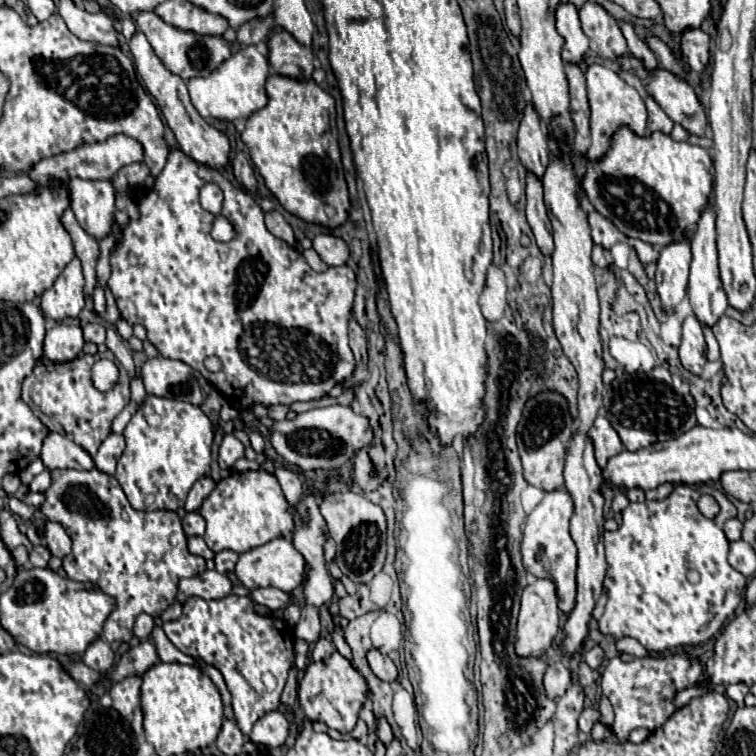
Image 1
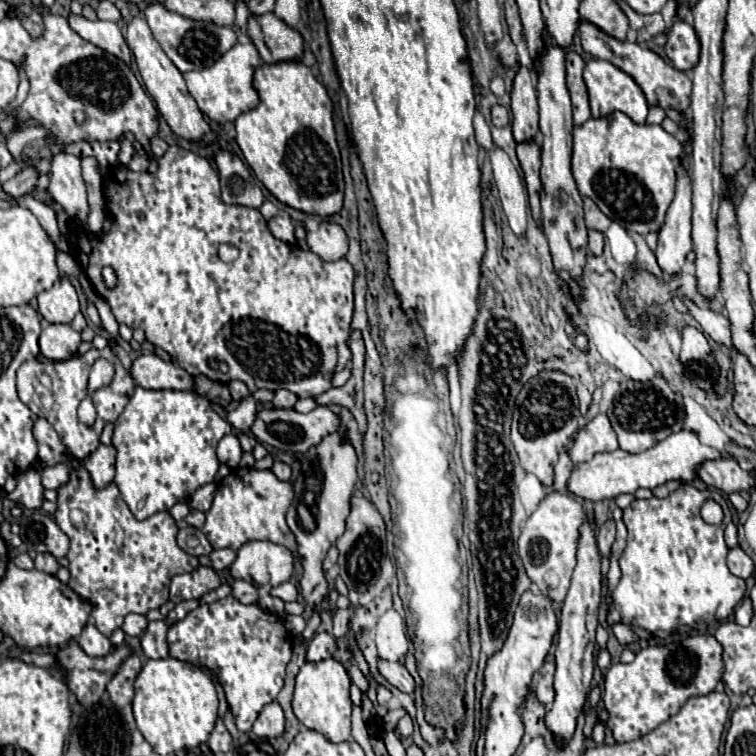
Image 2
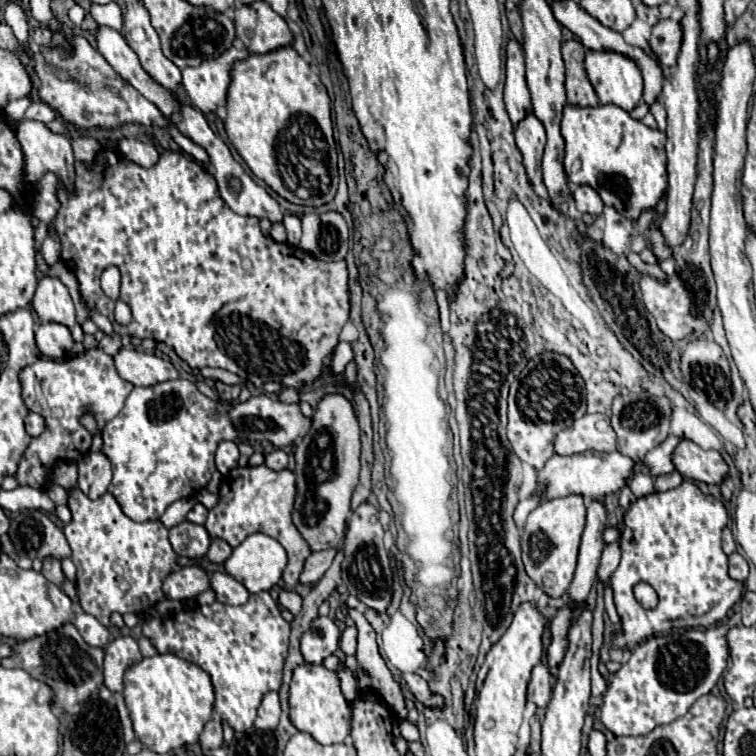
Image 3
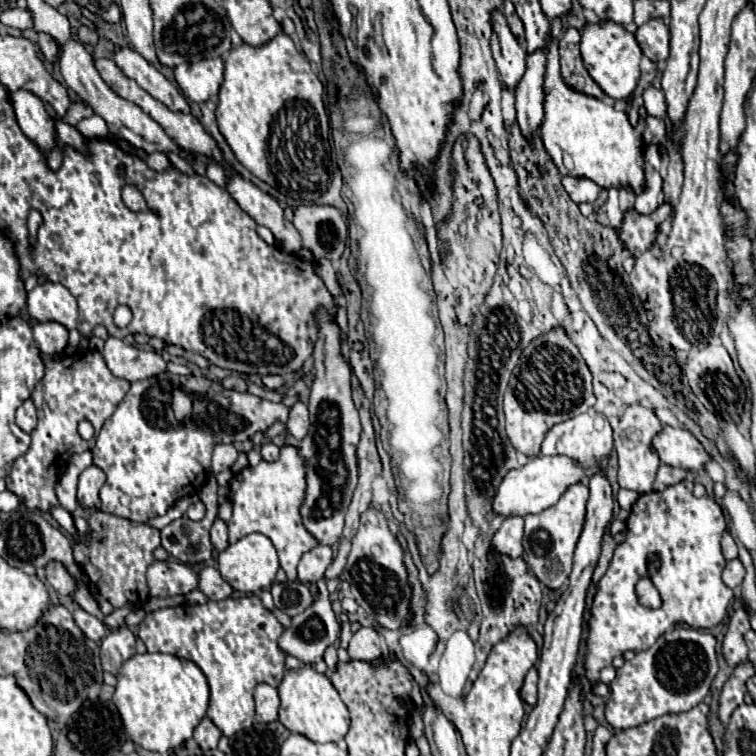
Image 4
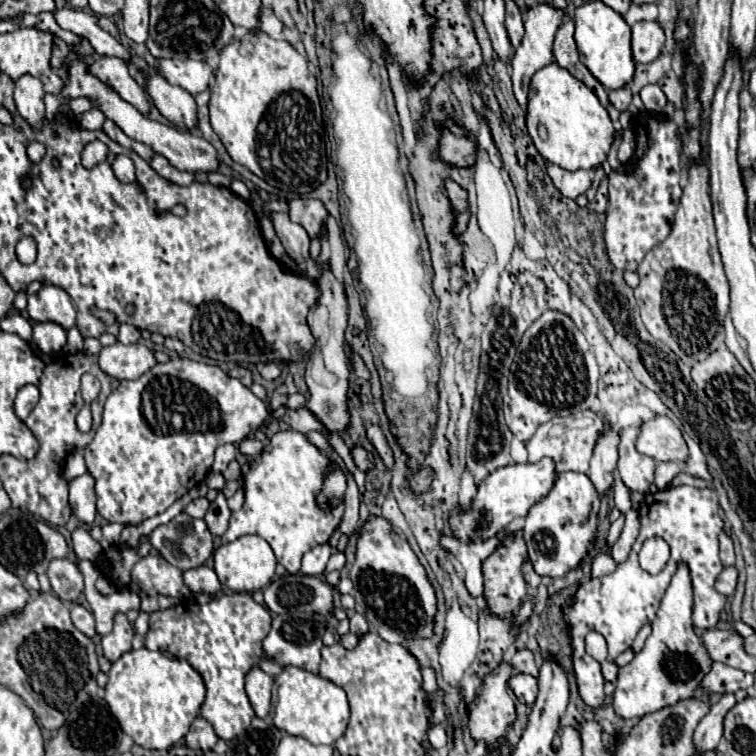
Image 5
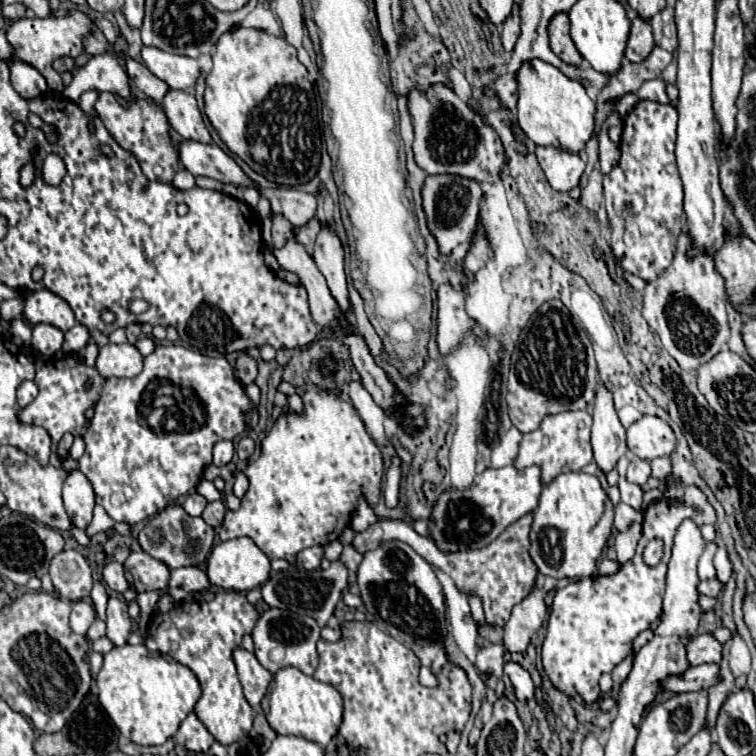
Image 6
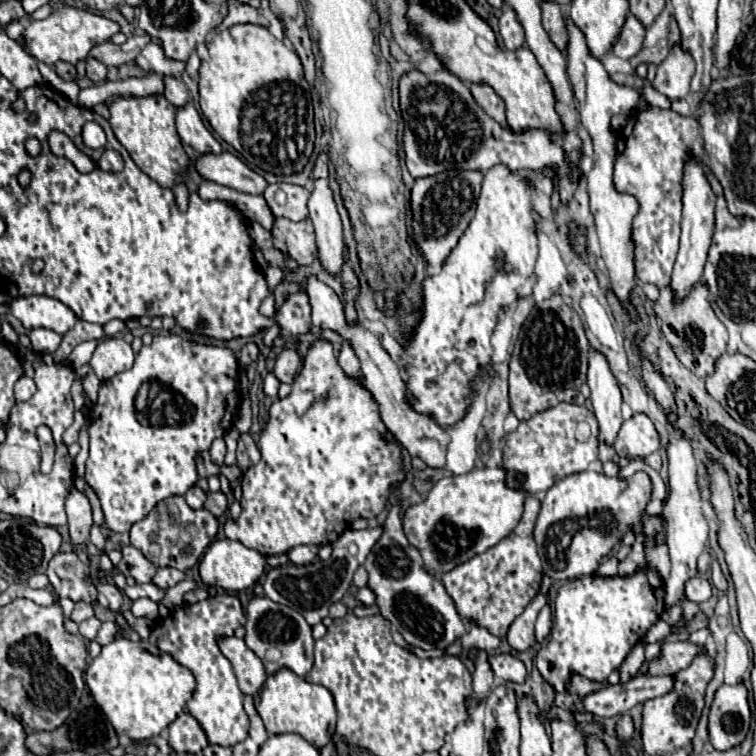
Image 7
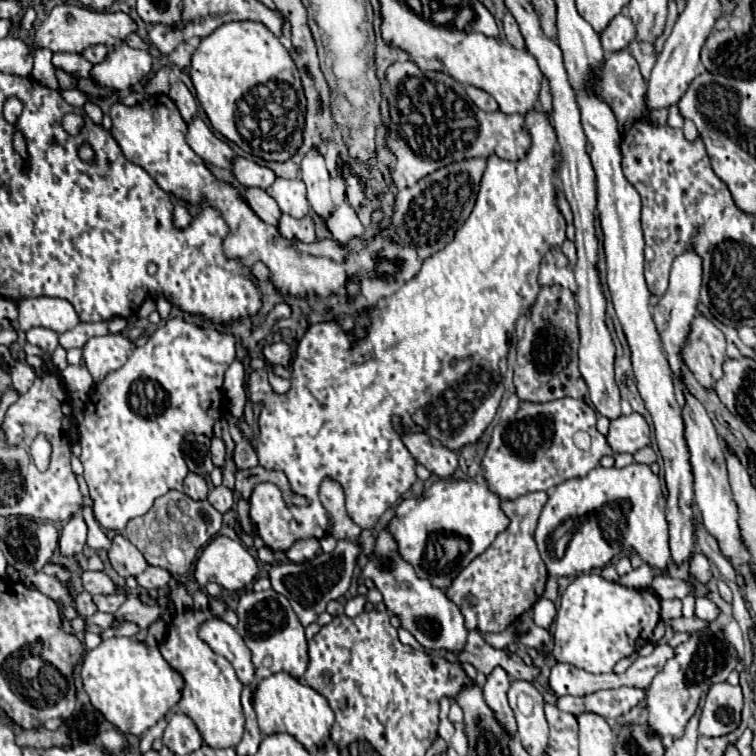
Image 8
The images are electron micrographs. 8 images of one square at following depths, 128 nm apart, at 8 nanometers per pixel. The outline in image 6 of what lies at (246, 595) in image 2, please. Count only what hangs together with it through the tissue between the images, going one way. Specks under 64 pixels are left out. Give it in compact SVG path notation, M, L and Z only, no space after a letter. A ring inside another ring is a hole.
M198 566L190 568L176 568L170 572L170 586L172 588L182 588L186 592L202 592L210 588L210 580L204 570Z

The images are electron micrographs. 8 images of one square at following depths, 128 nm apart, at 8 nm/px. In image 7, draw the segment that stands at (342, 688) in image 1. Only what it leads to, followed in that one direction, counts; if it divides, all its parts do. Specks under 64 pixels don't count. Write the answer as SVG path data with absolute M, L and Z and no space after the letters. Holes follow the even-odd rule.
M282 668L268 676L260 699L257 694L254 701L268 734L294 732L294 734L300 734L318 750L330 742L332 730L336 726L336 704L328 688L322 688L320 684L312 684L306 678L290 672L288 668Z

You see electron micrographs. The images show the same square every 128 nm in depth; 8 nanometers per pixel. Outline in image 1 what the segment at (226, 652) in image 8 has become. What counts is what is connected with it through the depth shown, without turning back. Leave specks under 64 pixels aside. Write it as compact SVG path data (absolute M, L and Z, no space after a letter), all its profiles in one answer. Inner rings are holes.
M268 712L258 720L258 724L254 724L250 740L254 744L266 744L278 748L288 738L288 732L290 732L290 722L286 720L286 716L282 716L280 712Z

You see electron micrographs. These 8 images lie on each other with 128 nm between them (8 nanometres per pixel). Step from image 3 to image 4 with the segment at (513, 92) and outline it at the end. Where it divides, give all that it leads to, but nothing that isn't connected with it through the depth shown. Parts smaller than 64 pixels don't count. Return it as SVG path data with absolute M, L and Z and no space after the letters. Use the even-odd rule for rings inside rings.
M502 12L492 14L494 34L490 38L492 54L506 90L516 92L518 80L522 80L522 72L526 72L526 52L520 48L518 40L508 28L508 22Z

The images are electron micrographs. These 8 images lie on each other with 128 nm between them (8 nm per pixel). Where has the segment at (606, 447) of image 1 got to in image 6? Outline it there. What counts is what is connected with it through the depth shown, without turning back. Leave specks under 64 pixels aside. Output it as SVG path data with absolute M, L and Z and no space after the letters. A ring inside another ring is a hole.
M562 412L556 416L546 416L538 430L524 434L520 442L518 458L514 460L516 468L526 468L532 464L542 466L542 482L548 484L554 476L562 472L578 472L586 464L592 462L592 448L590 448L590 426L592 418L588 412Z

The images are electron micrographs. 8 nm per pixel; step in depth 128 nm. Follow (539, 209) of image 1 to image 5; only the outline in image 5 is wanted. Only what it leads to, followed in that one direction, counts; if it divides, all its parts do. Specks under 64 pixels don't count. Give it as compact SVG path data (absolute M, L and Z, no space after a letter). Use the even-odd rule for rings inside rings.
M532 4L530 10L526 12L526 16L524 16L526 34L524 34L522 44L516 48L516 54L514 54L512 62L510 62L514 94L516 94L516 100L520 104L524 104L524 106L526 106L528 90L530 90L530 76L534 76L534 72L538 72L538 68L544 68L550 62L554 62L552 44L554 44L554 34L558 30L558 26L562 24L562 18L564 18L564 12L556 10L552 4Z

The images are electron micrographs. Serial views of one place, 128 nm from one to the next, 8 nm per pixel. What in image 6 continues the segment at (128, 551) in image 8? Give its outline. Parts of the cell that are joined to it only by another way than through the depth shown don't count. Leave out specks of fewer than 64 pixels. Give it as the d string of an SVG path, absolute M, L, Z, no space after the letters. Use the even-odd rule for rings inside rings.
M142 550L128 556L128 560L124 562L124 570L130 576L130 586L138 592L156 592L168 588L170 568Z

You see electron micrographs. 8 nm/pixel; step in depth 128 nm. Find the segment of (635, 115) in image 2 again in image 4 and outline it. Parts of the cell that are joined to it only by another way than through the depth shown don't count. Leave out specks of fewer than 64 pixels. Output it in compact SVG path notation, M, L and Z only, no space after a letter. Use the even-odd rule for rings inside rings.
M604 22L604 26L586 24L582 32L580 50L588 74L606 96L614 100L628 100L632 96L640 78L640 60L642 60L642 50L638 48L634 34L626 32L622 26L614 22Z

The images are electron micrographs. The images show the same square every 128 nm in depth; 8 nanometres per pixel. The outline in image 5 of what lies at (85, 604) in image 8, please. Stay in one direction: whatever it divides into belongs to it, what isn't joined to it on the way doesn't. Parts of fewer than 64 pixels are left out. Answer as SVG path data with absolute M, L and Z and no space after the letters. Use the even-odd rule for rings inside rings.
M74 606L72 608L72 622L74 626L84 632L88 638L94 638L96 636L96 622L94 622L94 616L90 610L86 610L84 606Z

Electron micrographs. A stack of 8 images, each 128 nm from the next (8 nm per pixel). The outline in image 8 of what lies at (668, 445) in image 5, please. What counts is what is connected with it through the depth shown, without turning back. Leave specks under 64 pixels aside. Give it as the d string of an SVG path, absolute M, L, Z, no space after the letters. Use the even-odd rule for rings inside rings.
M632 412L630 416L620 416L610 422L608 444L616 454L620 452L634 454L650 446L650 426L638 412Z

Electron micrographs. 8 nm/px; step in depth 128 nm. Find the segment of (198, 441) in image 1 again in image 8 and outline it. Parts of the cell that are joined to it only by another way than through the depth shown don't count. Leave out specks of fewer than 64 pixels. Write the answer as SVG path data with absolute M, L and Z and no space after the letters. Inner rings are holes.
M170 318L150 340L134 348L128 362L108 374L94 386L94 394L84 408L84 422L78 426L84 464L84 480L94 500L94 516L102 528L122 532L128 520L144 516L154 500L168 490L182 490L188 466L182 458L182 442L188 434L204 434L212 438L214 424L226 414L226 398L222 394L224 372L234 362L234 336L214 328L198 328L182 318Z

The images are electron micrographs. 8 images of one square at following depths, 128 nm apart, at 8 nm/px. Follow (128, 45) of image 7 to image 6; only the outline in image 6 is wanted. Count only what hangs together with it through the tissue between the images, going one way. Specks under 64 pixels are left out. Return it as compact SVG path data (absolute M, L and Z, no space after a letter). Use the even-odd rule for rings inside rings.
M84 36L84 50L88 52L88 54L102 54L102 52L106 52L108 50L108 44L106 44L106 40L102 38L96 38L96 36Z

